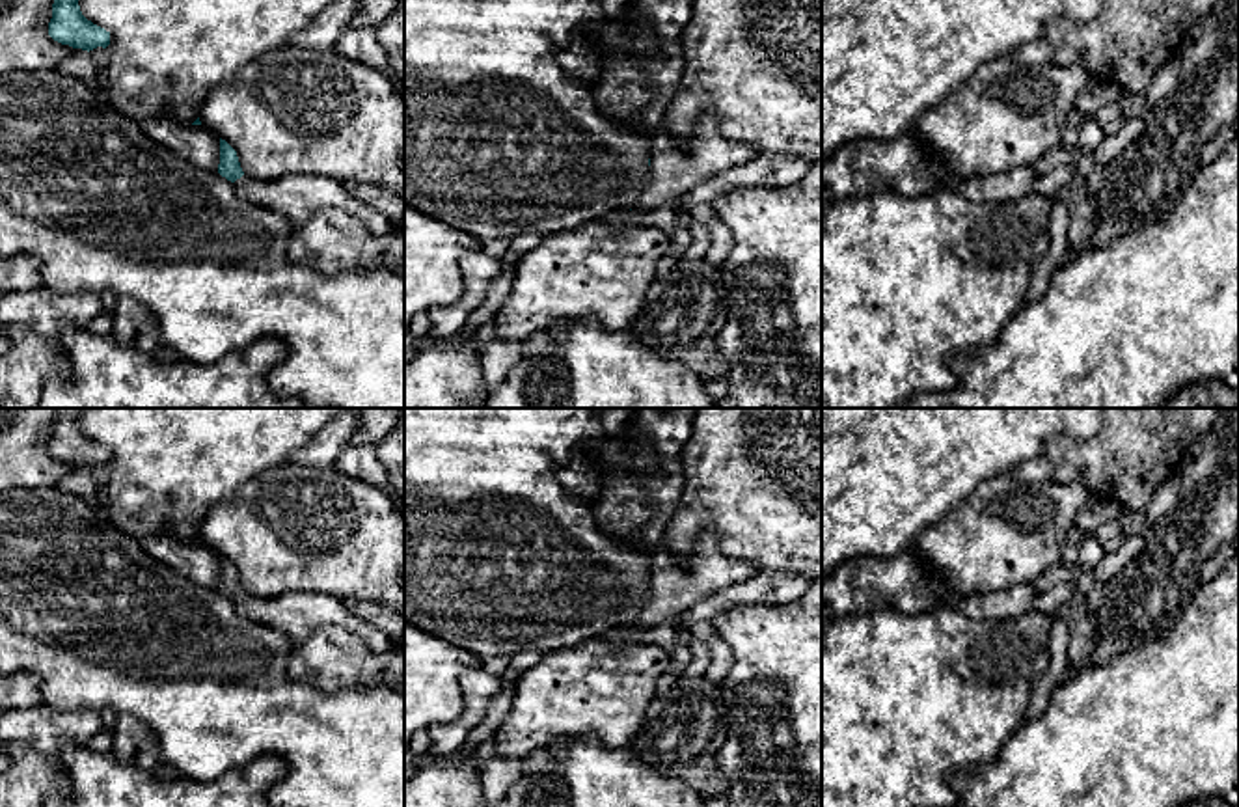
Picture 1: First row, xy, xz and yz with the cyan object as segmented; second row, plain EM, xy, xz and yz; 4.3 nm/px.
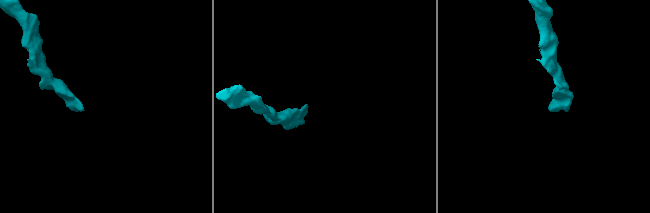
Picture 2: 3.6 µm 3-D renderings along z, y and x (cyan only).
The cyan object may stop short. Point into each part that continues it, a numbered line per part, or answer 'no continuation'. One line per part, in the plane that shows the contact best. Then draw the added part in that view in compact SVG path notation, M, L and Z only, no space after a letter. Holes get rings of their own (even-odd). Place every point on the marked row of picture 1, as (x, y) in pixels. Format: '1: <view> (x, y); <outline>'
1: xy (297, 196); M287 173L274 181L242 175L233 188L250 203L283 214L293 226L304 226L320 209L335 207L361 220L371 233L386 235L391 222L369 203L354 198L343 183L309 173Z

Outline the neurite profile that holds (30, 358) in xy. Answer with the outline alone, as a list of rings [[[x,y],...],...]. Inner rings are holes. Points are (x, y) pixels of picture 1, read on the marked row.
[[[0,322],[0,334],[11,341],[0,358],[0,408],[37,408],[45,380],[67,371],[60,349],[45,337]]]

